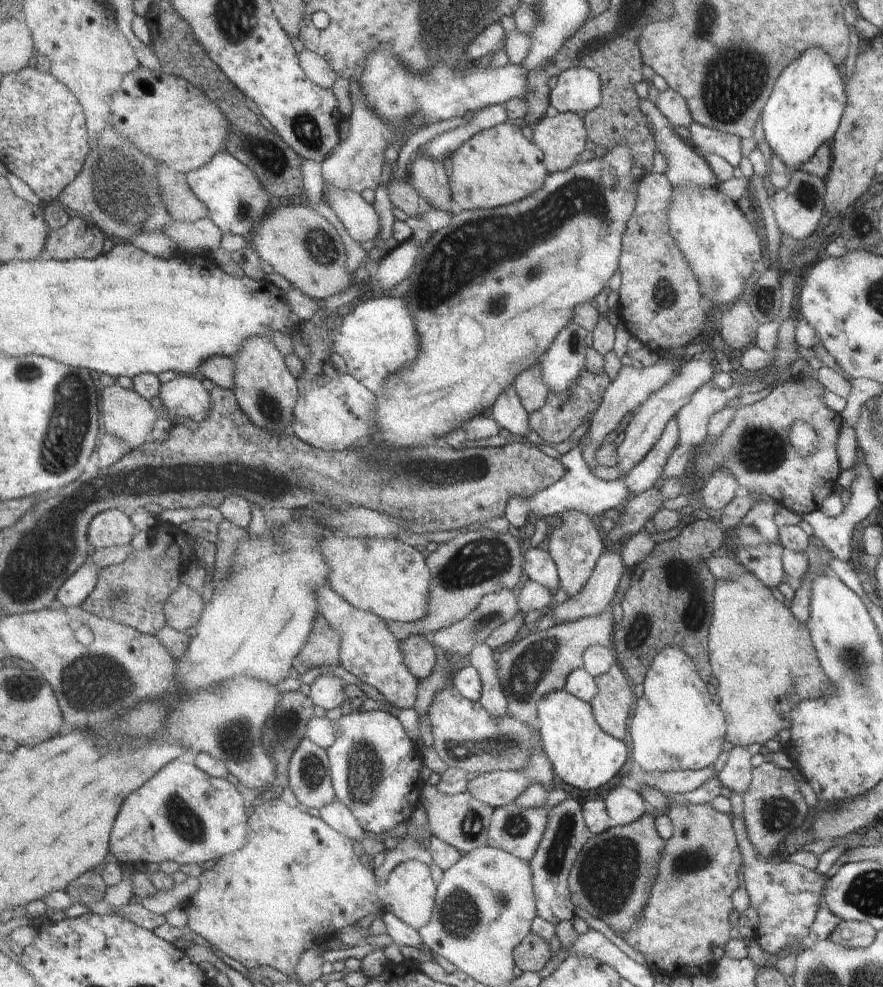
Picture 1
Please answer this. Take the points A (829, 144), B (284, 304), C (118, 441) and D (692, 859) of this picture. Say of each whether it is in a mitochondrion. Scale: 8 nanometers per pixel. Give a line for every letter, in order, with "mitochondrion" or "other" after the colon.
A: other
B: other
C: other
D: mitochondrion

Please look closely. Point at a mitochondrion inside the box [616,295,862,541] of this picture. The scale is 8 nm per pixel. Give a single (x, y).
(759, 450)

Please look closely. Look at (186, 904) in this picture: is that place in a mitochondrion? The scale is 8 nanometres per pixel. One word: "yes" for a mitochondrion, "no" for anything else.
no

